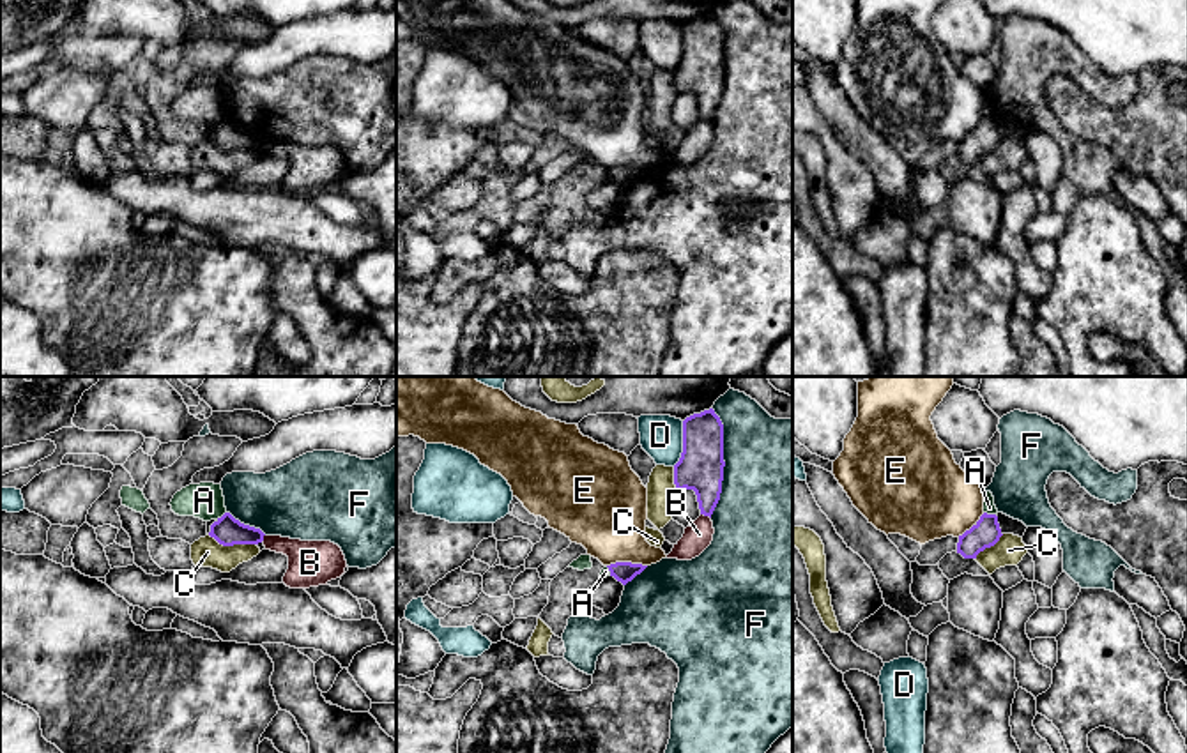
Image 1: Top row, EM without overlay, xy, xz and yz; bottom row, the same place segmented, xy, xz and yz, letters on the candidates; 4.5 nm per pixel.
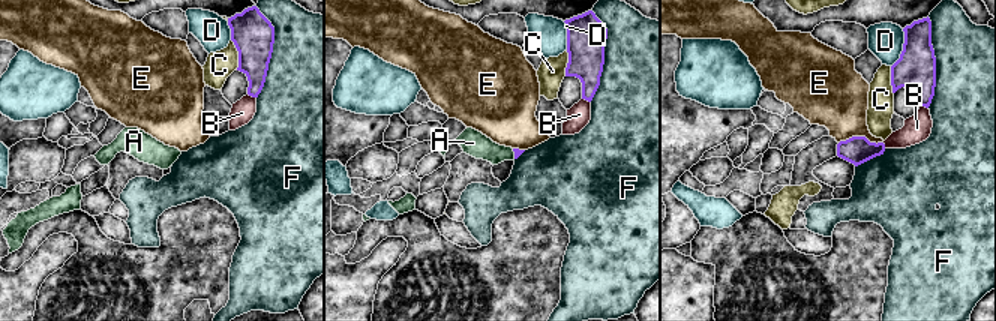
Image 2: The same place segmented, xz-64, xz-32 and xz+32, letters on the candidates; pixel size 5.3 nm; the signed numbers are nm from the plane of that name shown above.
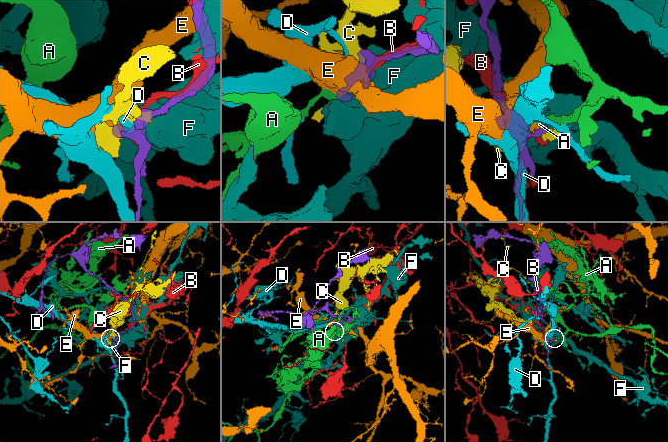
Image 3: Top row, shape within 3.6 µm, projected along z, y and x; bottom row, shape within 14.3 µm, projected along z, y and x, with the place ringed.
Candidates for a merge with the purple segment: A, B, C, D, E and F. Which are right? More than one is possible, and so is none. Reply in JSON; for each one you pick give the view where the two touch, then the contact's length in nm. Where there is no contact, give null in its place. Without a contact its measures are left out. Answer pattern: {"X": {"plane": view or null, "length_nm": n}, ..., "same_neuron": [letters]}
{"same_neuron": []}

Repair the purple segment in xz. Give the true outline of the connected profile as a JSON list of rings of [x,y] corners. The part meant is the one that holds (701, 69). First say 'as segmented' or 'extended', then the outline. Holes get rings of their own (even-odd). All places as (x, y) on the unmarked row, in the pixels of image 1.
as segmented | [[[713,12],[683,25],[683,57],[674,69],[676,94],[693,94],[701,118],[713,118],[724,85],[724,28]]]

